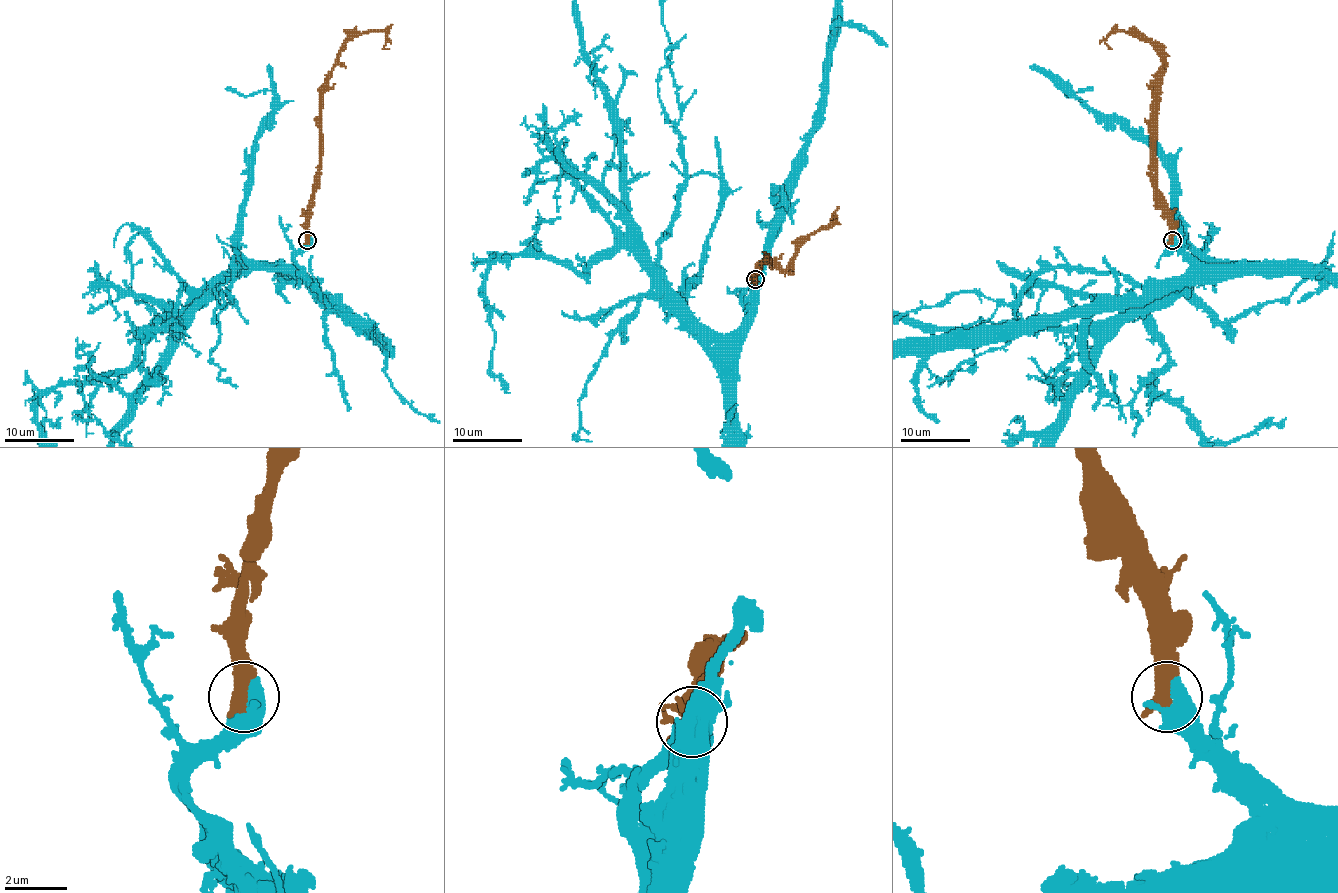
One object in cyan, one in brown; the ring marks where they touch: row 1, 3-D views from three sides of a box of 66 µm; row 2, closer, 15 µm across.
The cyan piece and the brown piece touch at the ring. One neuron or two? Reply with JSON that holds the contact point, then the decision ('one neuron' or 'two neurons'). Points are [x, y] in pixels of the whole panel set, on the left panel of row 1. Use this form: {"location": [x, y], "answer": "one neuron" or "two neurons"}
{"location": [307, 240], "answer": "one neuron"}

